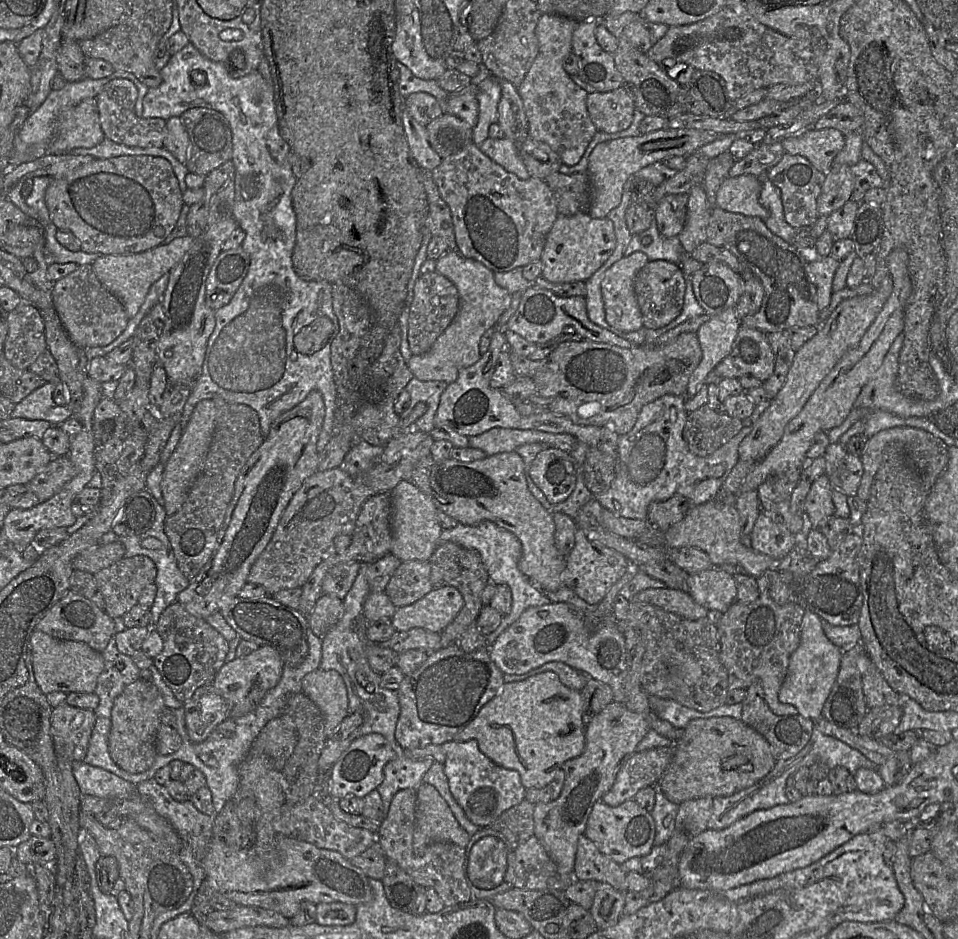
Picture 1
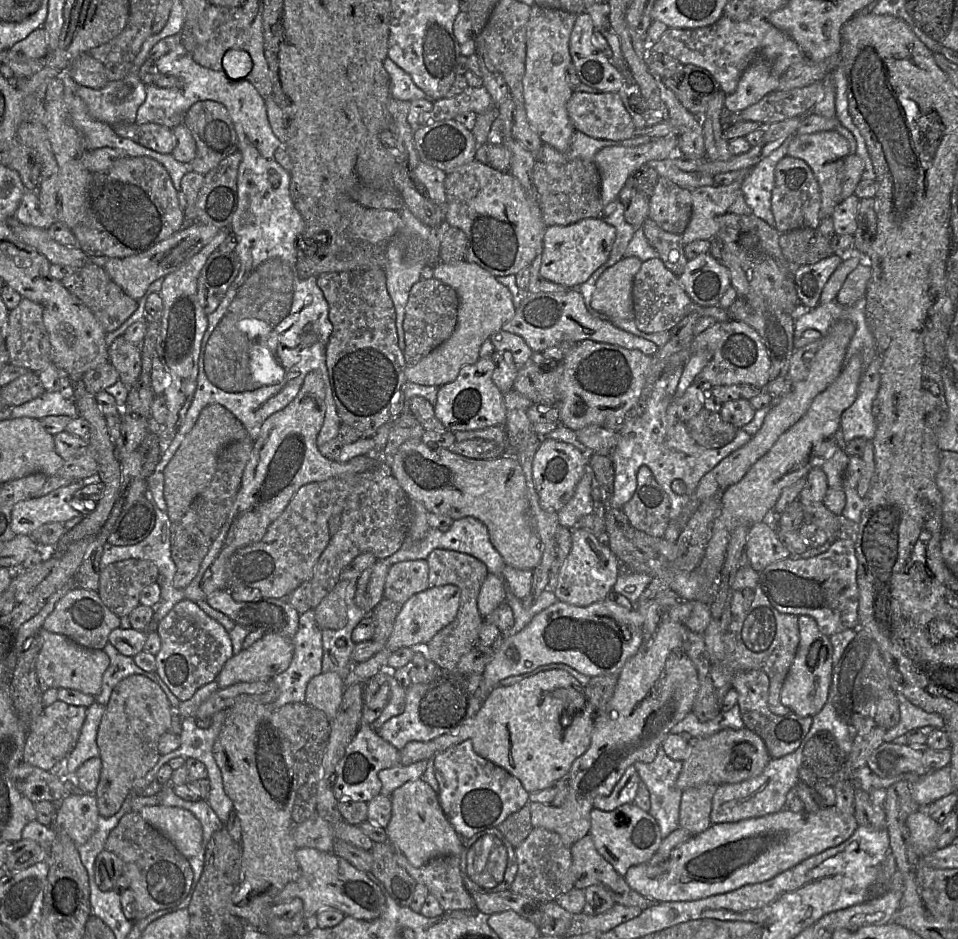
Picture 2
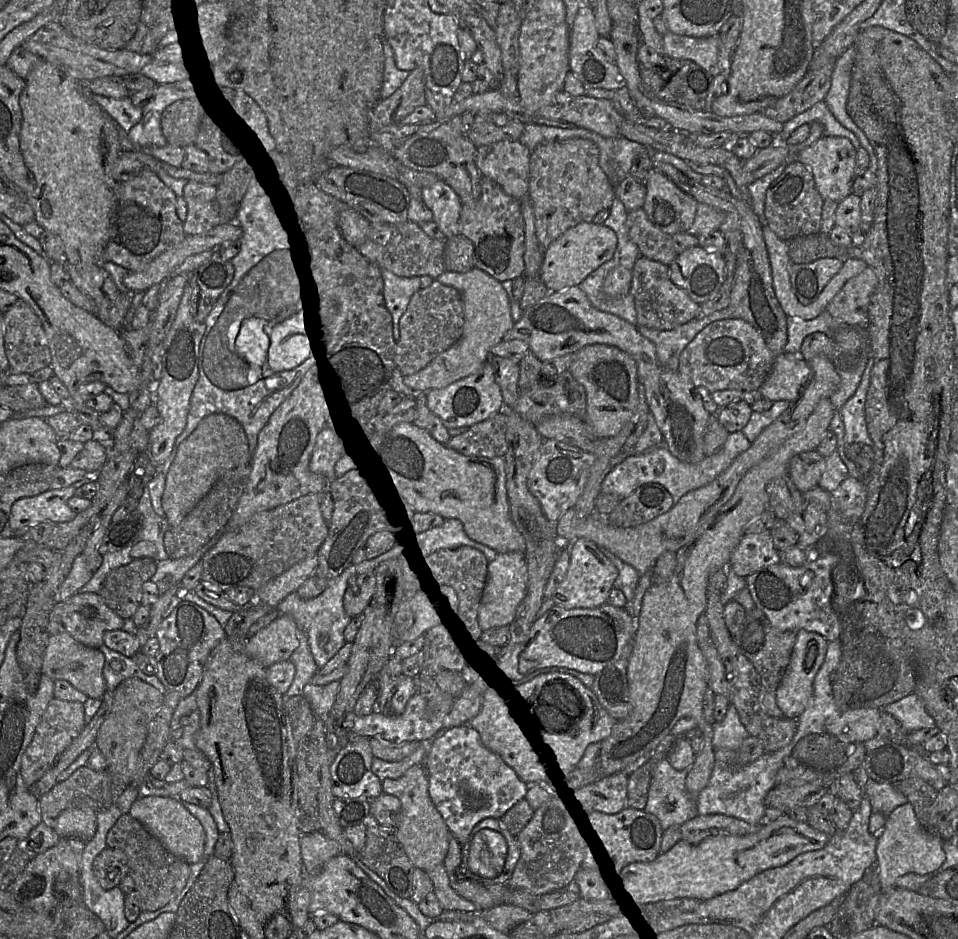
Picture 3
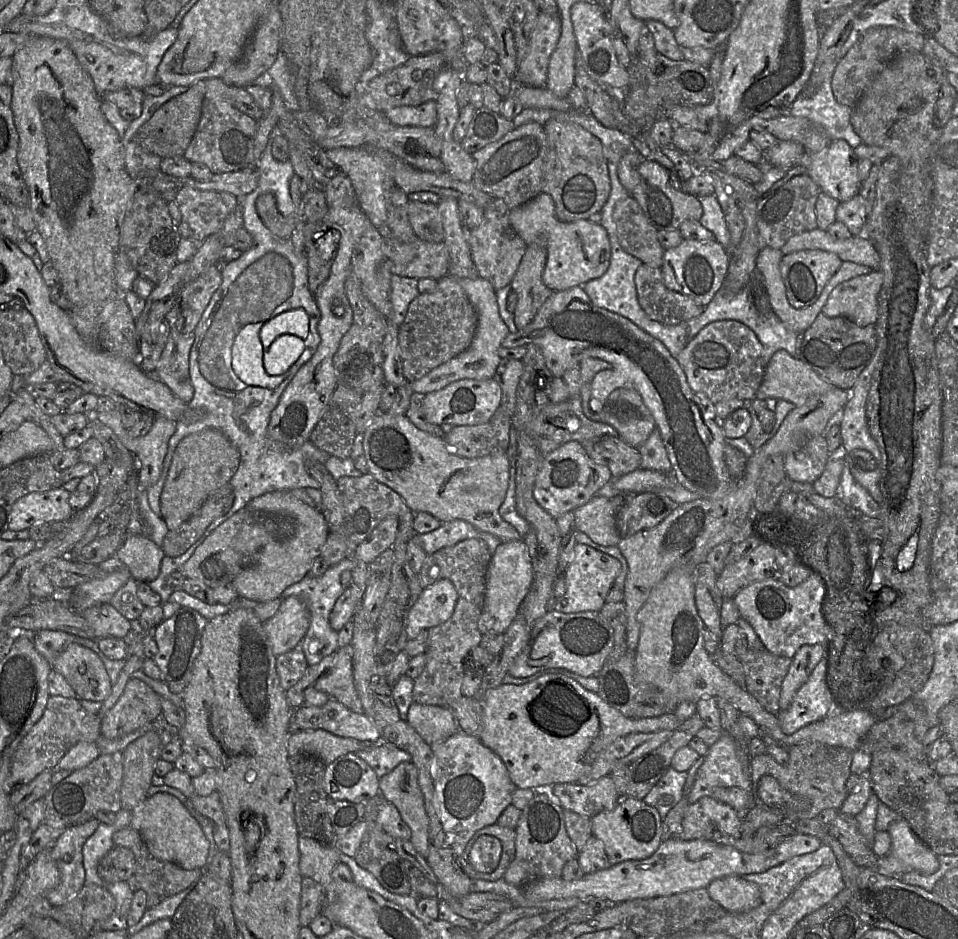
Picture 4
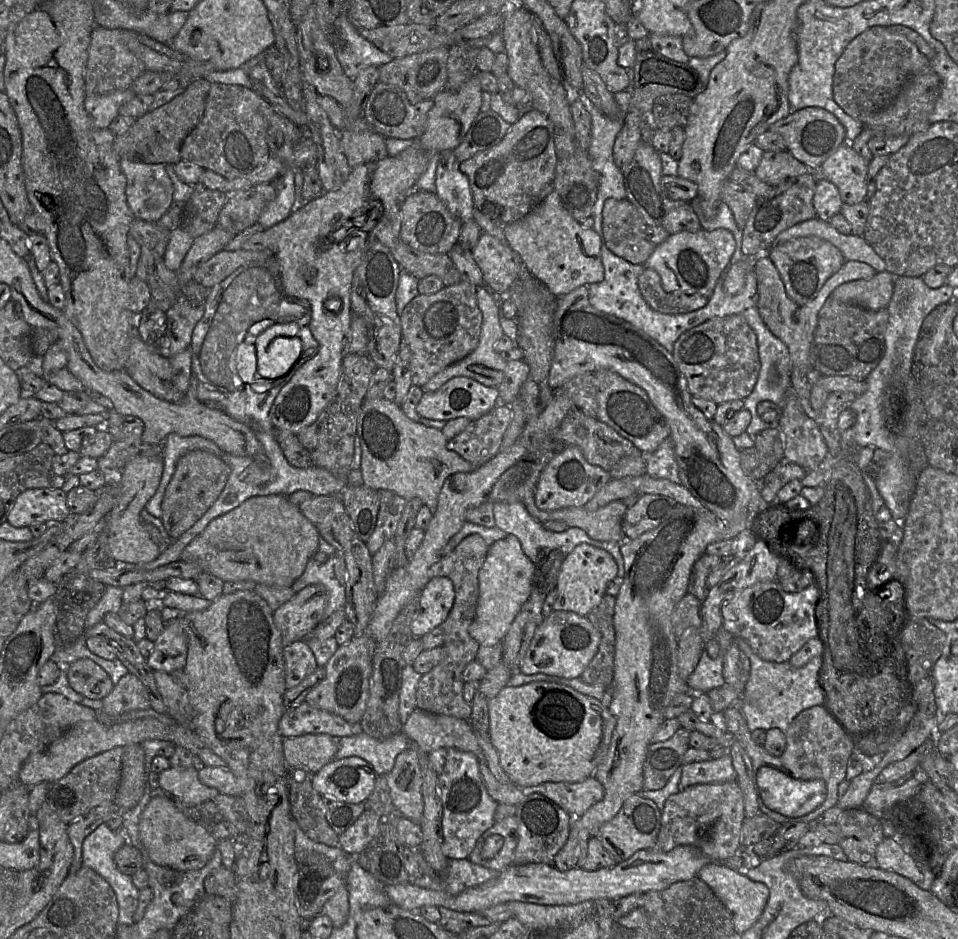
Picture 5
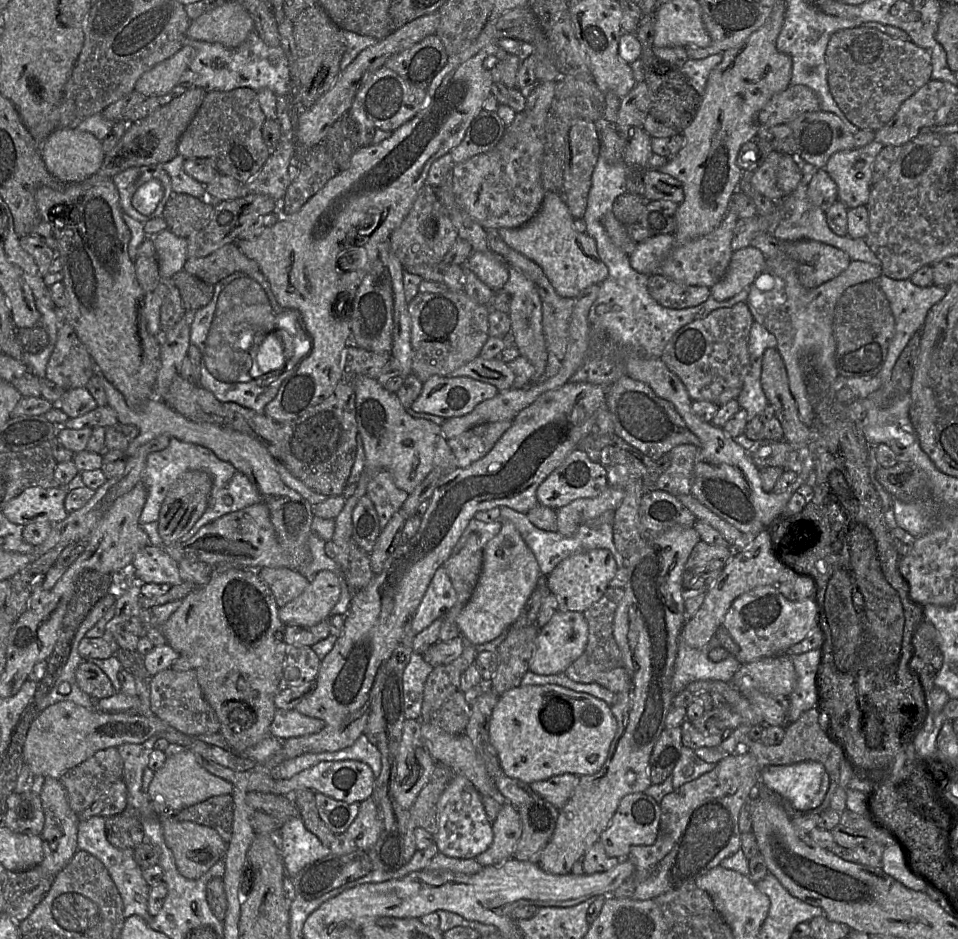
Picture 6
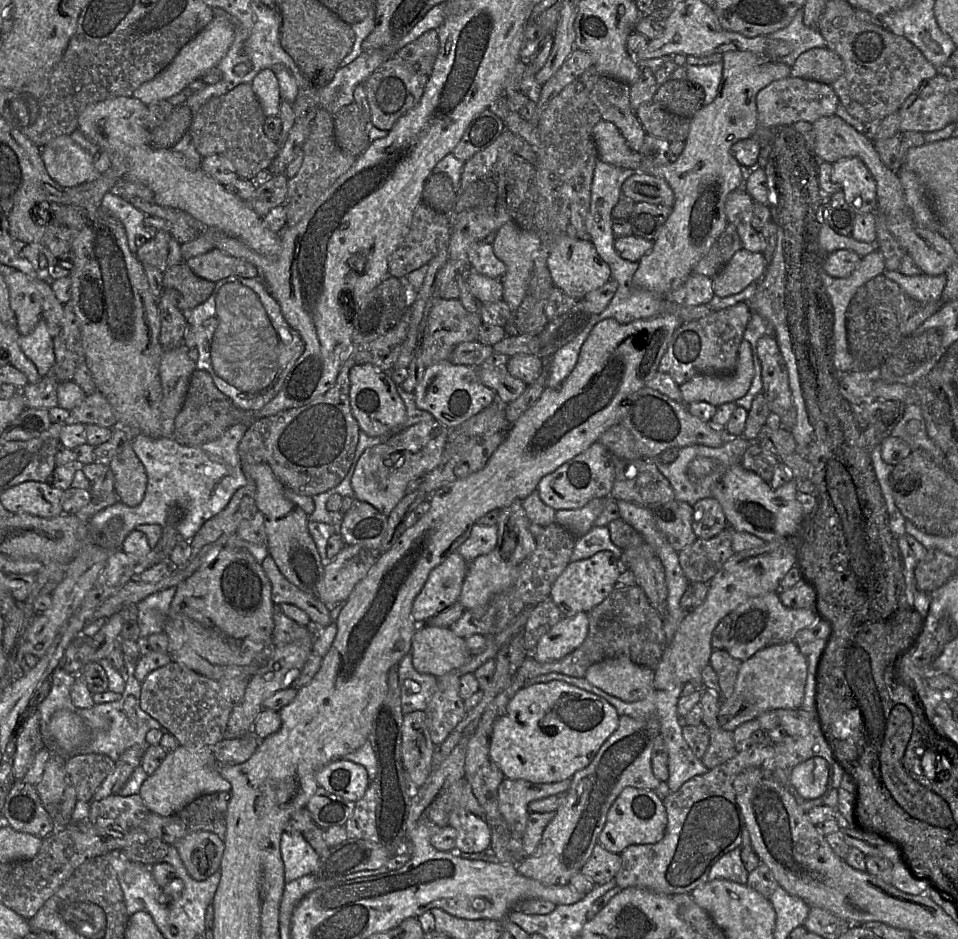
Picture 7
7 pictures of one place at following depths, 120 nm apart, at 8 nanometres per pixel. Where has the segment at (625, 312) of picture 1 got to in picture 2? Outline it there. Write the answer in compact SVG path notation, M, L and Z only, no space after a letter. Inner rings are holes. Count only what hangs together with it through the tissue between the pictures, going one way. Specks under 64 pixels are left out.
M622 258L605 270L596 282L592 308L608 318L634 320L633 282L642 261Z

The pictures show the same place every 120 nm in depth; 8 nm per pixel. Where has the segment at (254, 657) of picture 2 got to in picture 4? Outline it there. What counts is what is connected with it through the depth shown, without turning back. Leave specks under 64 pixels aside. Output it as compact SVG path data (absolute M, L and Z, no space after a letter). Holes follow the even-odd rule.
M298 597L283 600L277 613L263 623L275 656L300 646L310 626L310 611Z

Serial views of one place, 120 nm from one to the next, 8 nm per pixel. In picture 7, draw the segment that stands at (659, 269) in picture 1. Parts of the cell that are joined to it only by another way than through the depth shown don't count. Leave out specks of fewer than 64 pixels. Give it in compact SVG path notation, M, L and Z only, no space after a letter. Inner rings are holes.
M692 273L666 299L682 306L696 306L708 303L714 295L713 277Z

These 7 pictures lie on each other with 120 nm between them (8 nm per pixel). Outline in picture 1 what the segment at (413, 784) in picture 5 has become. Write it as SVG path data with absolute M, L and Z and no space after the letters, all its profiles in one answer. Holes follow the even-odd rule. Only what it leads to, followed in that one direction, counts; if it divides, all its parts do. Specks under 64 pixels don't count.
M422 783L417 789L414 852L423 854L434 842L452 842L466 848L470 838L437 789L431 784Z

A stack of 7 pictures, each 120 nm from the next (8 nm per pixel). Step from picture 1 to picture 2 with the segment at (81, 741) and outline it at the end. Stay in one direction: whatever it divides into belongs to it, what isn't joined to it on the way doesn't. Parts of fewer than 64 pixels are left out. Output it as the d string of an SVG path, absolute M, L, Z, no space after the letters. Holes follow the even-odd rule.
M58 699L45 707L27 733L23 761L45 771L62 767L77 744L85 719L86 708L83 706L70 705Z

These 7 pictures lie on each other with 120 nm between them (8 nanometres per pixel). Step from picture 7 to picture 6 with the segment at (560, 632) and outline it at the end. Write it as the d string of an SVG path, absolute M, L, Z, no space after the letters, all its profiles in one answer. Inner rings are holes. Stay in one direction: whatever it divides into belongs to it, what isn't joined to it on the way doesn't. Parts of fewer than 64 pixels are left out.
M557 611L536 638L536 648L529 670L540 675L563 674L569 665L584 652L588 641L588 623L582 612Z

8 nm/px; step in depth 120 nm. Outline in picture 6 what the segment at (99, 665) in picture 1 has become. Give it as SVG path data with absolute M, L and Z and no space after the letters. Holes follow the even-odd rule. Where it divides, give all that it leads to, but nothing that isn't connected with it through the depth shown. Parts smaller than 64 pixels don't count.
M82 661L75 676L79 688L92 698L107 698L115 693L108 676L91 661Z

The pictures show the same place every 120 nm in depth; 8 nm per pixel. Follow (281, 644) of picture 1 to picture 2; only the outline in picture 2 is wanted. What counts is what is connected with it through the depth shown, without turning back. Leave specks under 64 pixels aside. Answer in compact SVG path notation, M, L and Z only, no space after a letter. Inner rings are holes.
M229 590L208 595L210 607L222 612L248 630L261 630L293 638L299 627L300 614L284 599L262 598L258 602L236 602Z

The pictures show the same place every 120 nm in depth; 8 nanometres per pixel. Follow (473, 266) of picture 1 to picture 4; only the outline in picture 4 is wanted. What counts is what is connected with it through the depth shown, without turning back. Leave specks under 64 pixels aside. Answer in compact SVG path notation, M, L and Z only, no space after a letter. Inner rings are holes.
M456 278L476 310L478 326L471 345L449 361L432 369L425 376L411 383L414 392L428 394L437 392L452 382L461 379L484 380L494 378L501 363L498 350L502 341L510 333L499 313L496 290L491 283L483 278Z

